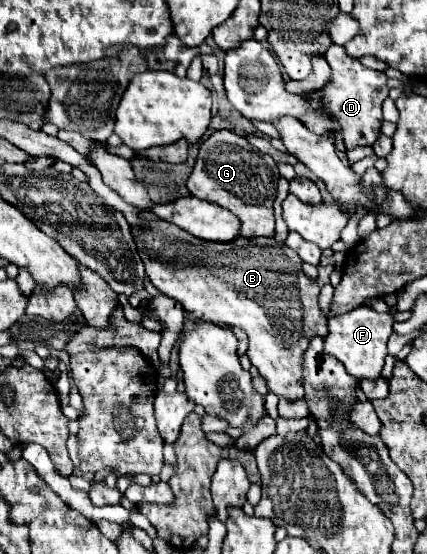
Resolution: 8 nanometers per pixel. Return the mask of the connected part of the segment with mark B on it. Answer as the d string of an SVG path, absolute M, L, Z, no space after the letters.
M161 219L149 221L145 223L145 227L131 227L131 233L135 237L139 257L145 263L145 273L151 279L151 283L159 289L159 293L181 303L185 313L193 321L219 321L223 325L243 329L249 337L249 359L259 369L261 377L265 377L269 391L291 401L303 397L303 353L311 337L325 337L327 317L317 301L317 281L303 273L301 259L291 247L271 237L237 237L231 243L197 241L197 237Z

